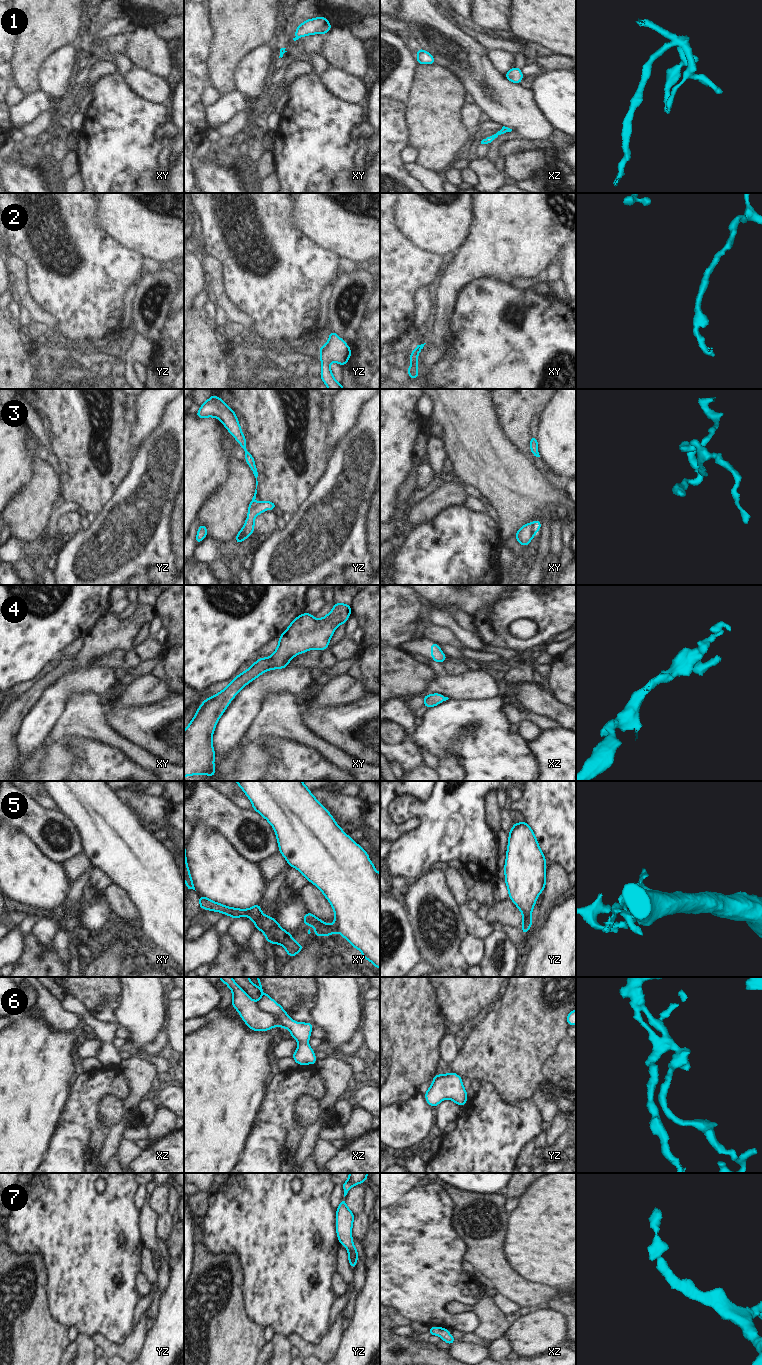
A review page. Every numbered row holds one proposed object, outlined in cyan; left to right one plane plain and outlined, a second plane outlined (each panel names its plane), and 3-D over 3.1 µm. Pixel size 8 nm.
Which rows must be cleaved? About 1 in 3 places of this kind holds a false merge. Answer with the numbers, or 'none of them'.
3, 5

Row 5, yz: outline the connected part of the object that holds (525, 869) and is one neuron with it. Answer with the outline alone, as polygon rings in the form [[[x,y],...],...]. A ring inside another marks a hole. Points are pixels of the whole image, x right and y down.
[[[526,821],[514,823],[509,832],[504,879],[508,888],[509,898],[522,912],[522,927],[528,927],[538,895],[543,892],[546,885],[546,866],[546,859],[531,827]]]

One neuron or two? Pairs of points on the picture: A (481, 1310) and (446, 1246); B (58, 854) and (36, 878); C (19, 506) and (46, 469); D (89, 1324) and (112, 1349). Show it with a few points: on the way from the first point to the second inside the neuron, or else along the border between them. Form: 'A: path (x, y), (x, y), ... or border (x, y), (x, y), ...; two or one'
A: border (485, 1293), (478, 1302), (468, 1309), (455, 1312); two
B: border (36, 843), (43, 852), (60, 863); two
C: path (28, 497), (44, 481), (44, 478); one
D: border (91, 1335), (100, 1331), (109, 1339), (117, 1342); two

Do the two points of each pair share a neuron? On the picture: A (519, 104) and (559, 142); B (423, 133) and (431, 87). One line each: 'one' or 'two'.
A: two
B: one

